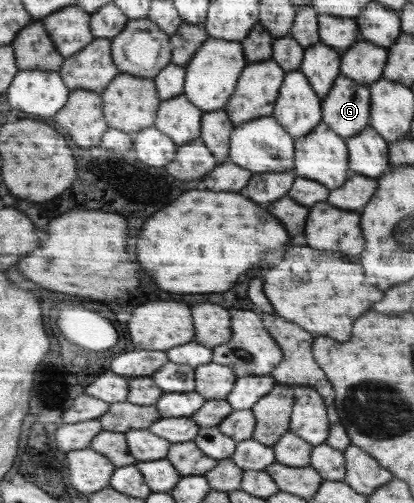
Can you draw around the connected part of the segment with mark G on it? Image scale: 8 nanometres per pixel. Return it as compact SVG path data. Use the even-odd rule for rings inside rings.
M341 74L337 86L333 86L333 94L324 99L324 123L347 140L371 126L371 105L371 87Z

